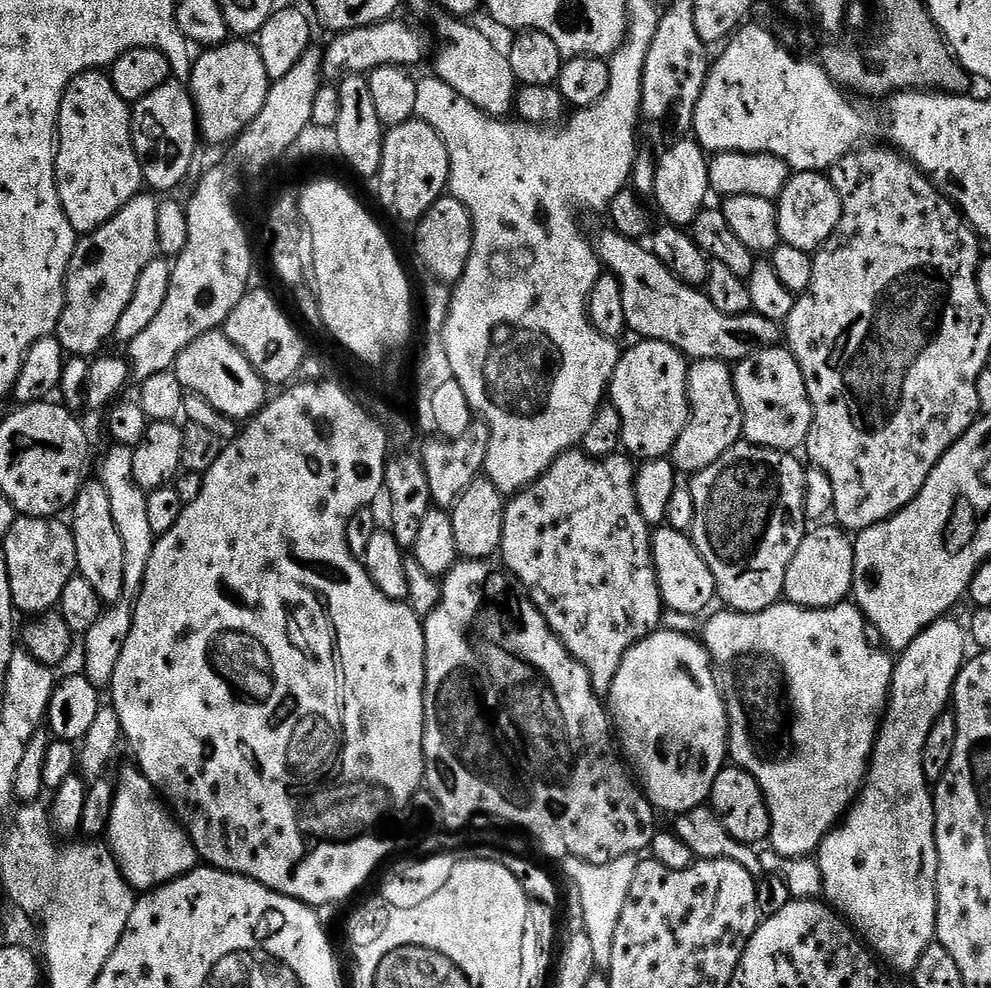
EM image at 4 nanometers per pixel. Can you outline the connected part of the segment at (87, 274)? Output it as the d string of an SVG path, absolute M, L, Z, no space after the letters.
M147 194L135 196L133 200L126 202L126 206L122 206L122 210L118 210L118 214L114 214L114 218L110 218L102 227L94 232L81 235L77 239L76 249L70 258L68 274L64 281L64 309L54 333L69 357L95 357L103 349L100 347L108 339L111 341L115 337L118 318L122 318L126 306L130 306L130 298L134 298L134 290L138 286L138 278L142 274L142 270L146 270L150 261L157 259L156 243L158 242L160 204L158 200L155 200L157 197L152 196L147 196Z

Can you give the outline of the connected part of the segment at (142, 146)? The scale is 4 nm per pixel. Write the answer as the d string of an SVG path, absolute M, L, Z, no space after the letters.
M169 82L158 86L154 94L146 94L146 98L135 101L130 111L132 145L142 166L145 185L149 189L157 188L152 189L157 193L178 187L187 178L192 168L192 159L196 156L198 121L191 91L183 83Z

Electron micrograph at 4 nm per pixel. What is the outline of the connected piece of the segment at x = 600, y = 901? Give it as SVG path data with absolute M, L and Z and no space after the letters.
M638 854L624 855L622 858L612 860L609 864L587 863L584 859L573 856L568 856L561 861L560 868L572 881L571 885L581 897L585 932L593 943L597 971L606 972L610 966L614 932L617 930L618 919L621 918L622 909L626 904L626 894L630 892L630 885L634 882L634 874L637 873L640 862L641 857Z

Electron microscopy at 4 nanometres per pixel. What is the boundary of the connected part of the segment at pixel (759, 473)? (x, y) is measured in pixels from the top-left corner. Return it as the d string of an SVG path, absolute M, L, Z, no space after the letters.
M741 442L735 444L714 466L706 466L706 470L695 473L692 480L692 528L690 535L694 546L698 546L698 554L706 558L706 566L710 566L710 574L714 574L717 597L725 600L727 607L733 612L761 612L772 604L777 603L783 597L784 583L786 582L786 570L790 570L790 561L794 558L798 546L802 546L802 538L806 531L804 518L804 474L805 465L800 465L795 460L792 452L779 452L776 448L759 448L757 444Z

